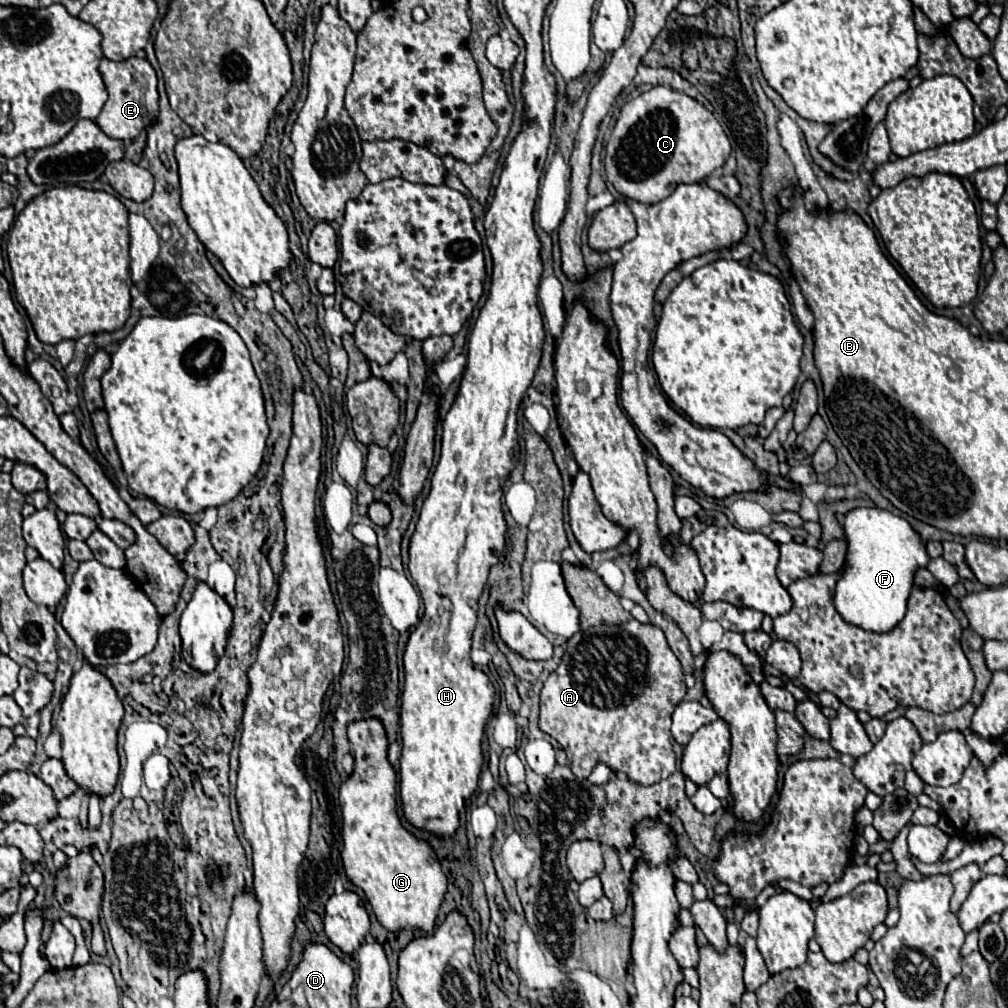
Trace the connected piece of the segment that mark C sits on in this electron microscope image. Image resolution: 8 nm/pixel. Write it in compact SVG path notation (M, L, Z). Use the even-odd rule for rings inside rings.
M653 87L621 107L605 155L605 171L613 187L639 203L663 201L677 183L699 183L721 167L731 145L711 111L671 87Z

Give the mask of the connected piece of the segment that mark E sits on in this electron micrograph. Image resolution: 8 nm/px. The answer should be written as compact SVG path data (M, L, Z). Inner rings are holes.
M136 56L121 62L101 59L99 71L101 71L103 83L107 87L109 99L103 105L103 109L101 109L99 117L95 119L95 123L101 127L101 131L107 137L119 139L123 143L131 143L143 129L147 129L153 123L153 119L159 117L157 75L155 75L153 67L147 63L146 59L141 59Z

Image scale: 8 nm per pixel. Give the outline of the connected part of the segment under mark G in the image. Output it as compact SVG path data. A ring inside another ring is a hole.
M365 719L361 723L351 723L347 729L351 753L355 759L355 771L339 789L339 803L343 815L343 867L349 881L363 889L377 921L391 933L399 933L403 929L421 929L431 933L437 921L437 911L443 903L443 895L447 891L447 877L441 871L437 855L425 843L413 837L409 831L401 827L397 817L397 777L393 767L387 761L387 737L385 729L377 719Z

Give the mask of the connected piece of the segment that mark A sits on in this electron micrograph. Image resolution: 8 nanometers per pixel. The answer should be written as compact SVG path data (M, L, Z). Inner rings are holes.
M631 619L627 623L621 623L621 625L607 625L607 623L601 623L597 627L589 627L587 631L577 631L569 641L567 641L567 649L565 649L565 655L557 667L557 671L553 671L549 675L549 679L545 681L543 685L543 691L541 691L541 717L539 717L539 727L541 731L549 733L553 739L557 739L557 743L563 747L565 755L567 755L567 765L571 767L573 775L577 779L587 779L591 775L591 771L595 769L597 763L605 763L611 771L615 773L623 773L629 781L637 783L637 785L643 785L643 787L649 787L649 785L655 785L663 779L667 779L673 771L675 771L675 753L671 749L671 733L669 733L669 723L671 723L671 713L673 713L673 707L677 703L683 701L685 693L687 693L687 687L685 687L685 673L683 673L683 667L679 663L679 659L675 657L675 653L669 649L667 645L667 639L663 635L663 631L651 623L643 625L639 623L637 619Z

